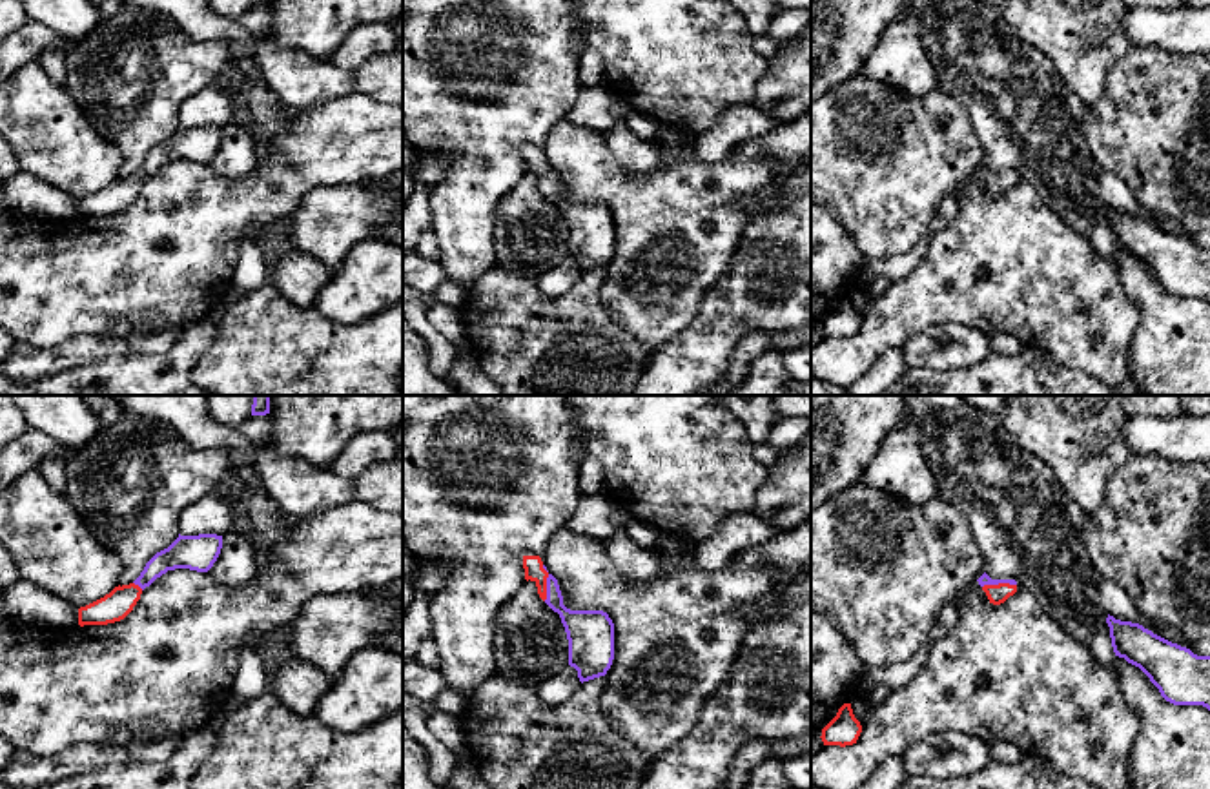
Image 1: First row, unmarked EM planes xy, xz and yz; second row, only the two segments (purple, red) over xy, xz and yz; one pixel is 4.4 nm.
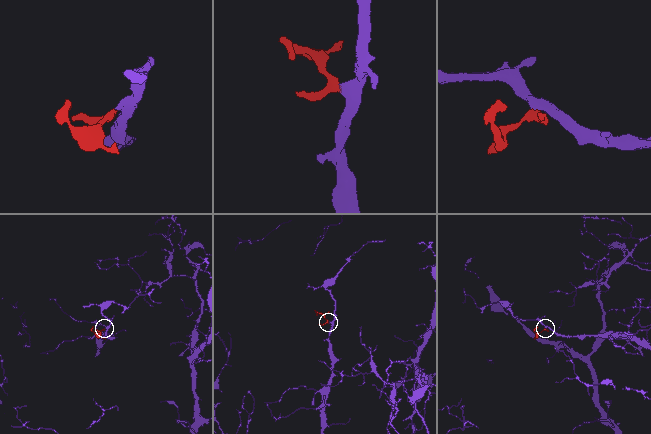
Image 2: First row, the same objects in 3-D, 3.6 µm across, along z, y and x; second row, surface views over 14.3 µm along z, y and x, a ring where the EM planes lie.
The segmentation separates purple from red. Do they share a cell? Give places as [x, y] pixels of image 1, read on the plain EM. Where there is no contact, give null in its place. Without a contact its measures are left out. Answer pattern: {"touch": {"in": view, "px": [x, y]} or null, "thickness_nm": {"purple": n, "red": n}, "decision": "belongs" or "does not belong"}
{"touch": {"in": "xz", "px": [547, 175]}, "thickness_nm": {"purple": 160, "red": 90}, "decision": "belongs"}

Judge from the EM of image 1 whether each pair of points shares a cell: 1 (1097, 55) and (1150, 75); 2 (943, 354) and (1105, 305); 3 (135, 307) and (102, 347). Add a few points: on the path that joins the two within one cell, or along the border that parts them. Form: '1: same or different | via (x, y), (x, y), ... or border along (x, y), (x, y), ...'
1: different | border along (1134, 48), (1108, 71), (1105, 90), (1097, 101)
2: different | border along (948, 321), (979, 328), (988, 338)
3: different | border along (153, 330), (124, 336), (73, 336), (70, 339)

